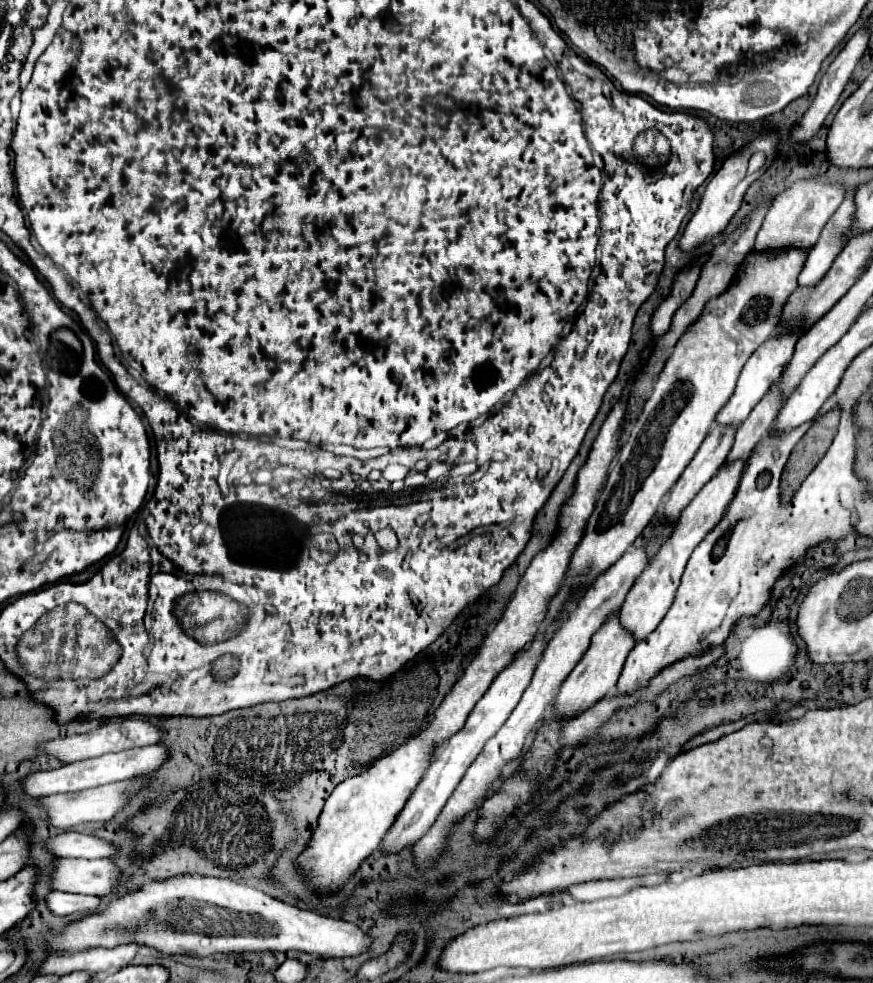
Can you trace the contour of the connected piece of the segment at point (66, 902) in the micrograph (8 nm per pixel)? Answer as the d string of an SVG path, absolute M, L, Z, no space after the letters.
M52 892L48 896L48 908L56 914L88 914L100 912L102 900L98 896L84 896L84 894L66 894L66 892Z

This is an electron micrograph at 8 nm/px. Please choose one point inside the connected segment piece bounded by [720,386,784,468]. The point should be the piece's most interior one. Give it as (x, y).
(762, 417)

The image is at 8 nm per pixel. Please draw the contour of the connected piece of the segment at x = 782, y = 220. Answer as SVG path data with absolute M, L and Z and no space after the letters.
M818 180L792 184L784 194L780 194L772 202L772 206L764 218L764 224L756 236L752 254L754 256L776 256L790 248L810 254L812 248L816 246L824 226L828 224L832 214L838 210L842 200L844 200L844 186L840 186L840 184L820 184Z

